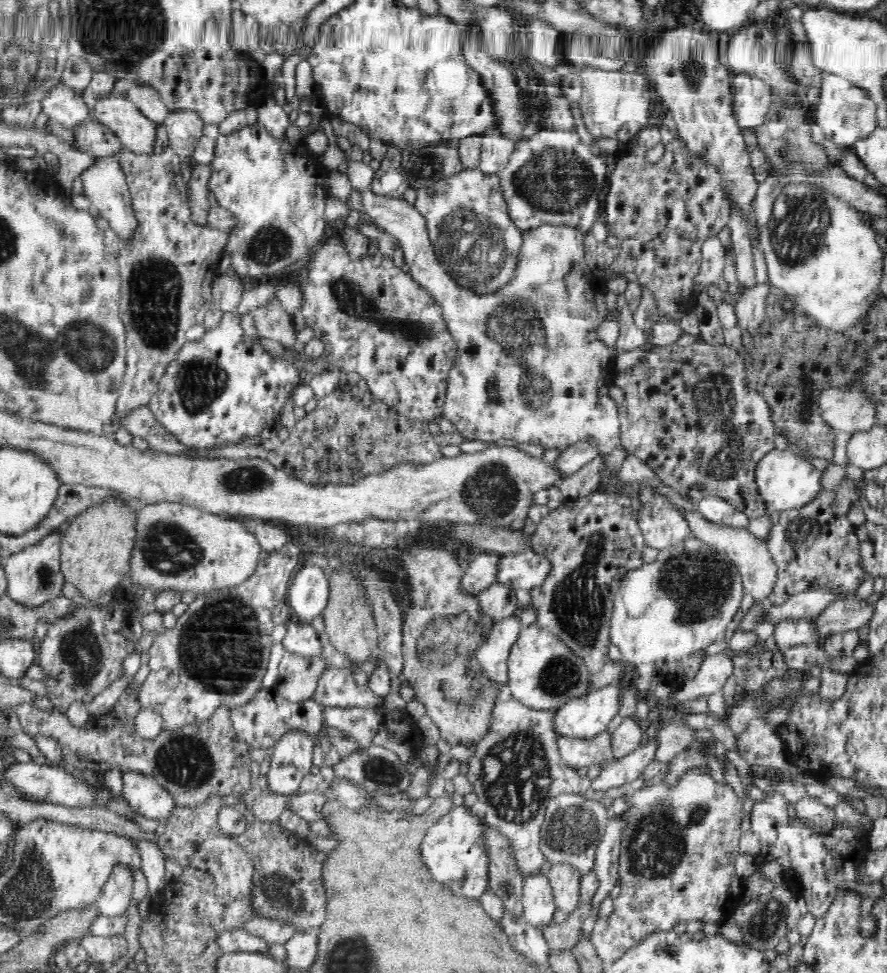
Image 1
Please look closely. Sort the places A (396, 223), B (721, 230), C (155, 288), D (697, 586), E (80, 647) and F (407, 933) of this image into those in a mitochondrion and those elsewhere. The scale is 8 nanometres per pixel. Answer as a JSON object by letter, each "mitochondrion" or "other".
{"A":"other","B":"other","C":"mitochondrion","D":"mitochondrion","E":"mitochondrion","F":"other"}

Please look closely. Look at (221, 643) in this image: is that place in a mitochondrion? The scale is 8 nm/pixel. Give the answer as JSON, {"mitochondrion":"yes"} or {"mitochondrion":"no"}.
{"mitochondrion":"yes"}

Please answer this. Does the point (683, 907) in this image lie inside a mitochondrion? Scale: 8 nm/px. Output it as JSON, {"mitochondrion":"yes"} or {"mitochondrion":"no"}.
{"mitochondrion":"no"}

